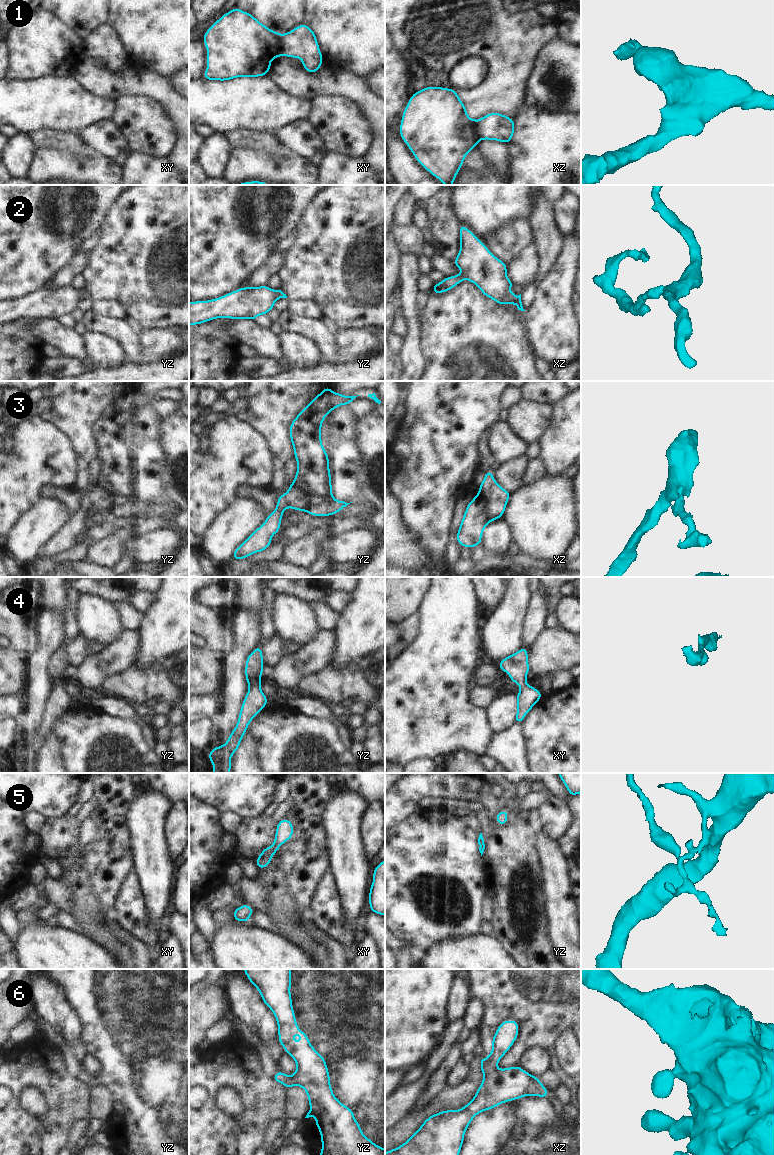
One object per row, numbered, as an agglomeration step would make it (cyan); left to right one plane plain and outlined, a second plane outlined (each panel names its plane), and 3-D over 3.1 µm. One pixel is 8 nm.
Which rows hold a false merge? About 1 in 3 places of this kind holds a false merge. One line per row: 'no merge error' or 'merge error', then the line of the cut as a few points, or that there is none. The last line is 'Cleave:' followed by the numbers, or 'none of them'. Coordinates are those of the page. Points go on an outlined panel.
1: merge error | xy (280, 34), (282, 54)
2: no merge error | no cut
3: no merge error | no cut
4: no merge error | no cut
5: no merge error | no cut
6: no merge error | no cut
Cleave: 1

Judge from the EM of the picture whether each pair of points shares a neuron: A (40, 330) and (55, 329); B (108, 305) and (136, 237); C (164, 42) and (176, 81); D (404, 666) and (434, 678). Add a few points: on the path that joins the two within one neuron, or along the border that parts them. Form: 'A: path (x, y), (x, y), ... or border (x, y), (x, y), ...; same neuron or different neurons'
A: path (44, 329), (51, 329); same neuron
B: border (94, 300), (115, 299), (127, 315); different neurons
C: border (178, 70), (167, 77); different neurons
D: path (411, 673), (414, 676), (425, 676), (427, 678); same neuron

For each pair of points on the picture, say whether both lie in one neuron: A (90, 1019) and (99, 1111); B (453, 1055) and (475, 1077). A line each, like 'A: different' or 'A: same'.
A: different
B: different

